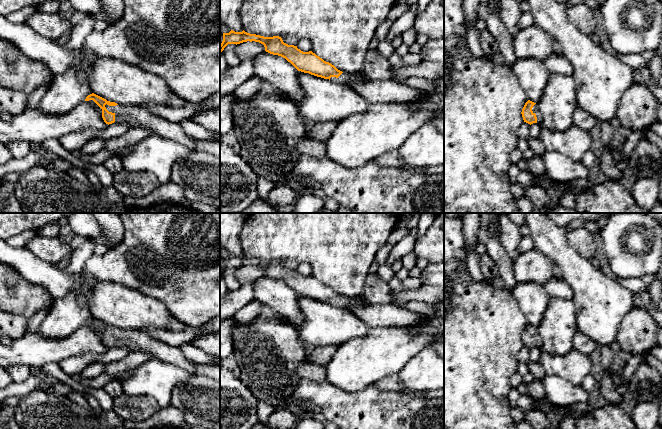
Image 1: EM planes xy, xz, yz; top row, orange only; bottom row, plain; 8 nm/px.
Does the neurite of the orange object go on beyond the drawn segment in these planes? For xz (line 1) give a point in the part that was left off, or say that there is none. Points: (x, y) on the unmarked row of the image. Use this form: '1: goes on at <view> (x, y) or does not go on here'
1: goes on at xz (346, 303)

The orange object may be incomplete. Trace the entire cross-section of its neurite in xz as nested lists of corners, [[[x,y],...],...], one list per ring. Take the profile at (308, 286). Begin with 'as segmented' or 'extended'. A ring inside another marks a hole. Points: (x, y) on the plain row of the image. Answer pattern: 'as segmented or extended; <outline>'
extended; [[[231,254],[229,257],[223,257],[220,276],[222,276],[228,268],[237,269],[247,265],[255,265],[263,268],[266,276],[285,282],[298,295],[309,297],[324,303],[329,303],[349,312],[352,312],[351,307],[353,305],[367,304],[361,295],[352,298],[342,296],[331,287],[324,285],[312,275],[303,276],[298,273],[297,270],[284,267],[282,262],[279,260],[264,261],[247,257],[244,254],[242,256],[235,256]]]

